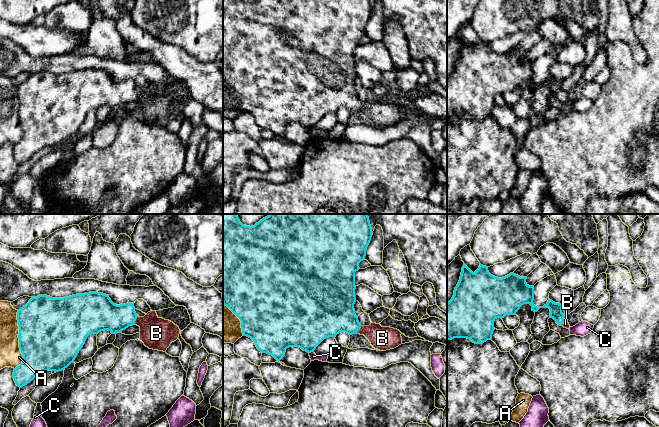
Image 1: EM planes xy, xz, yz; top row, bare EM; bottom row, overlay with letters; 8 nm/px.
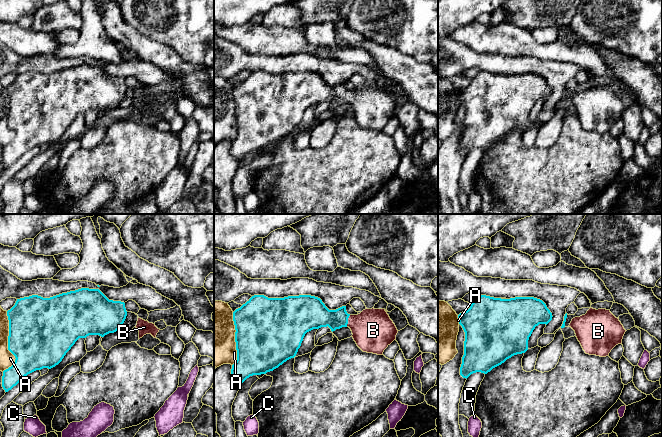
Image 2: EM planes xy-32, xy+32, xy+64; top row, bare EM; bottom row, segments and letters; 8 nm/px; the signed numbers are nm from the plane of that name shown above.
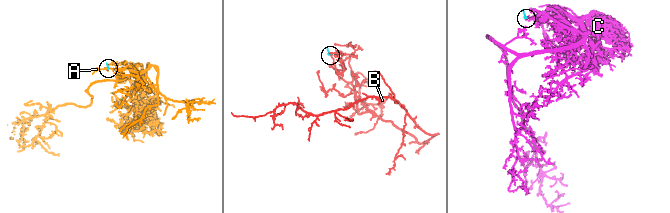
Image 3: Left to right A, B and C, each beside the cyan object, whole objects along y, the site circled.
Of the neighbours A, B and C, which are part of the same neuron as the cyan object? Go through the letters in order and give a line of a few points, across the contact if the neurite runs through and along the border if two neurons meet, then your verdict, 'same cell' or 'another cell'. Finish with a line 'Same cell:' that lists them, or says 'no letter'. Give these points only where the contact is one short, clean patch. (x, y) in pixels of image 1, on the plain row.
A: another cell
B: line yz (556, 89), (562, 96), (565, 100); same cell
C: line xz (312, 127), (309, 129); another cell
Same cell: B

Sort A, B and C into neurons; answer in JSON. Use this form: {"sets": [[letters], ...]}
{"sets": [["A"], ["B"], ["C"]]}

